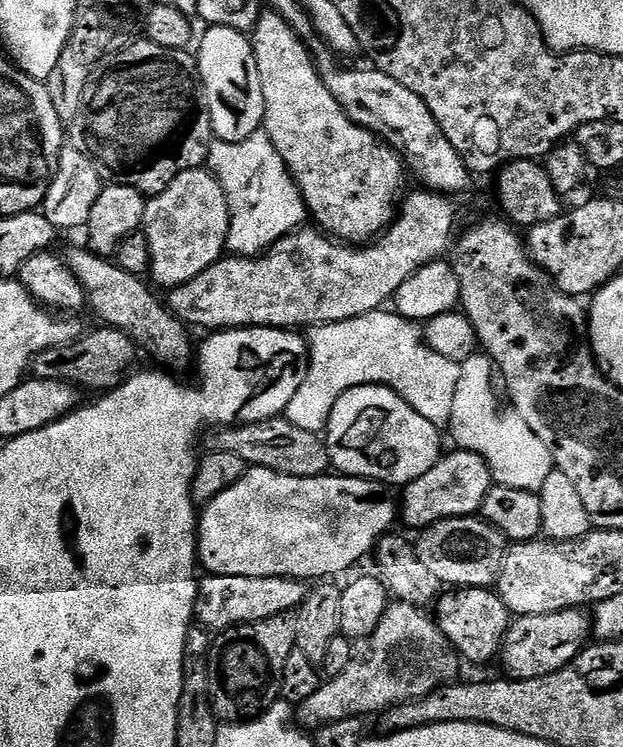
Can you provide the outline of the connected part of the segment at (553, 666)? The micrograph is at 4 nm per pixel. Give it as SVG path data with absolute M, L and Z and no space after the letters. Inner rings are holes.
M567 608L554 614L517 616L508 625L502 645L502 661L509 677L514 680L542 678L562 670L590 640L591 621L587 611Z

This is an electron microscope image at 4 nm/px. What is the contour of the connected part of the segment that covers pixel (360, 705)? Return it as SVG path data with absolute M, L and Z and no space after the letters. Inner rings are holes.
M389 603L386 614L382 614L382 622L378 622L378 630L374 630L370 638L371 644L372 653L365 660L353 659L352 664L342 670L342 674L325 679L320 688L314 690L313 696L306 698L306 702L295 705L294 720L301 729L315 730L330 722L364 718L367 712L379 714L395 704L410 702L431 692L437 692L459 677L456 675L460 672L462 660L456 649L444 637L435 619L427 611L415 608L413 604Z

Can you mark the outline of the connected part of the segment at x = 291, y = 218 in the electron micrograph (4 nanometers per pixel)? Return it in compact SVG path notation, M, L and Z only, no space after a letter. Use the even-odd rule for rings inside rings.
M261 135L259 139L251 136L237 144L213 143L207 167L221 184L229 204L226 248L231 255L253 257L266 252L305 223L306 209L300 187L292 181L288 167L268 136Z

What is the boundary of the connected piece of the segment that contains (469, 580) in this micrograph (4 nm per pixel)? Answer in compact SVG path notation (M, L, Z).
M479 515L455 516L423 529L414 540L414 547L422 566L434 573L442 586L452 590L462 588L492 588L500 579L502 562L510 547L508 537L503 536Z

